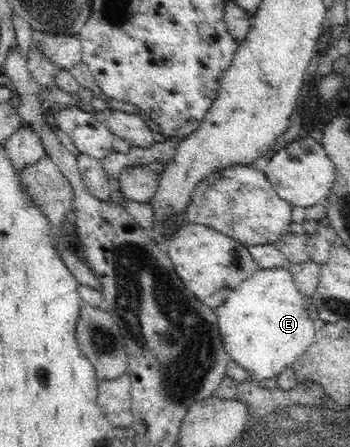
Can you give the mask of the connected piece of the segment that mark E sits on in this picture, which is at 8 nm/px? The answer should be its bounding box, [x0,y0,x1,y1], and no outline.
[213,266,315,382]

